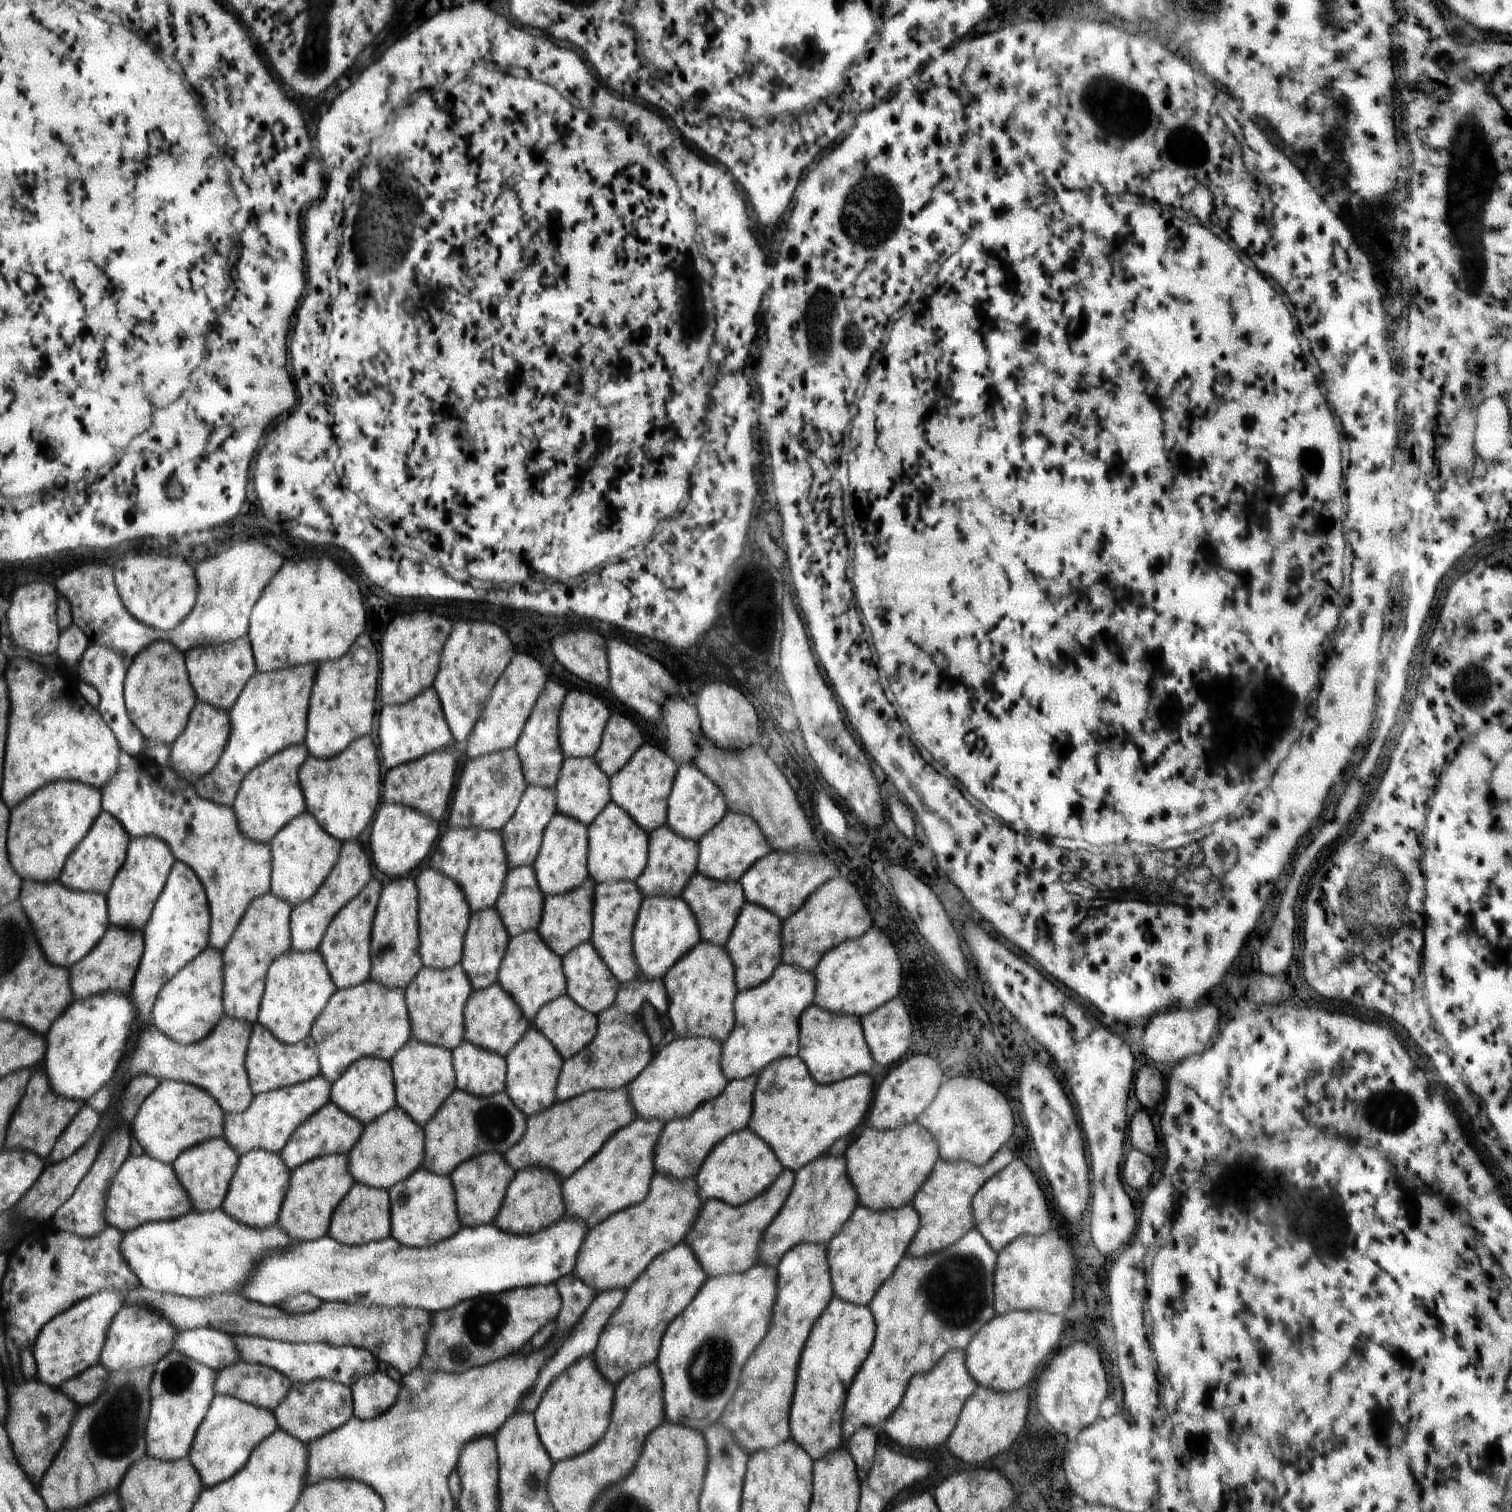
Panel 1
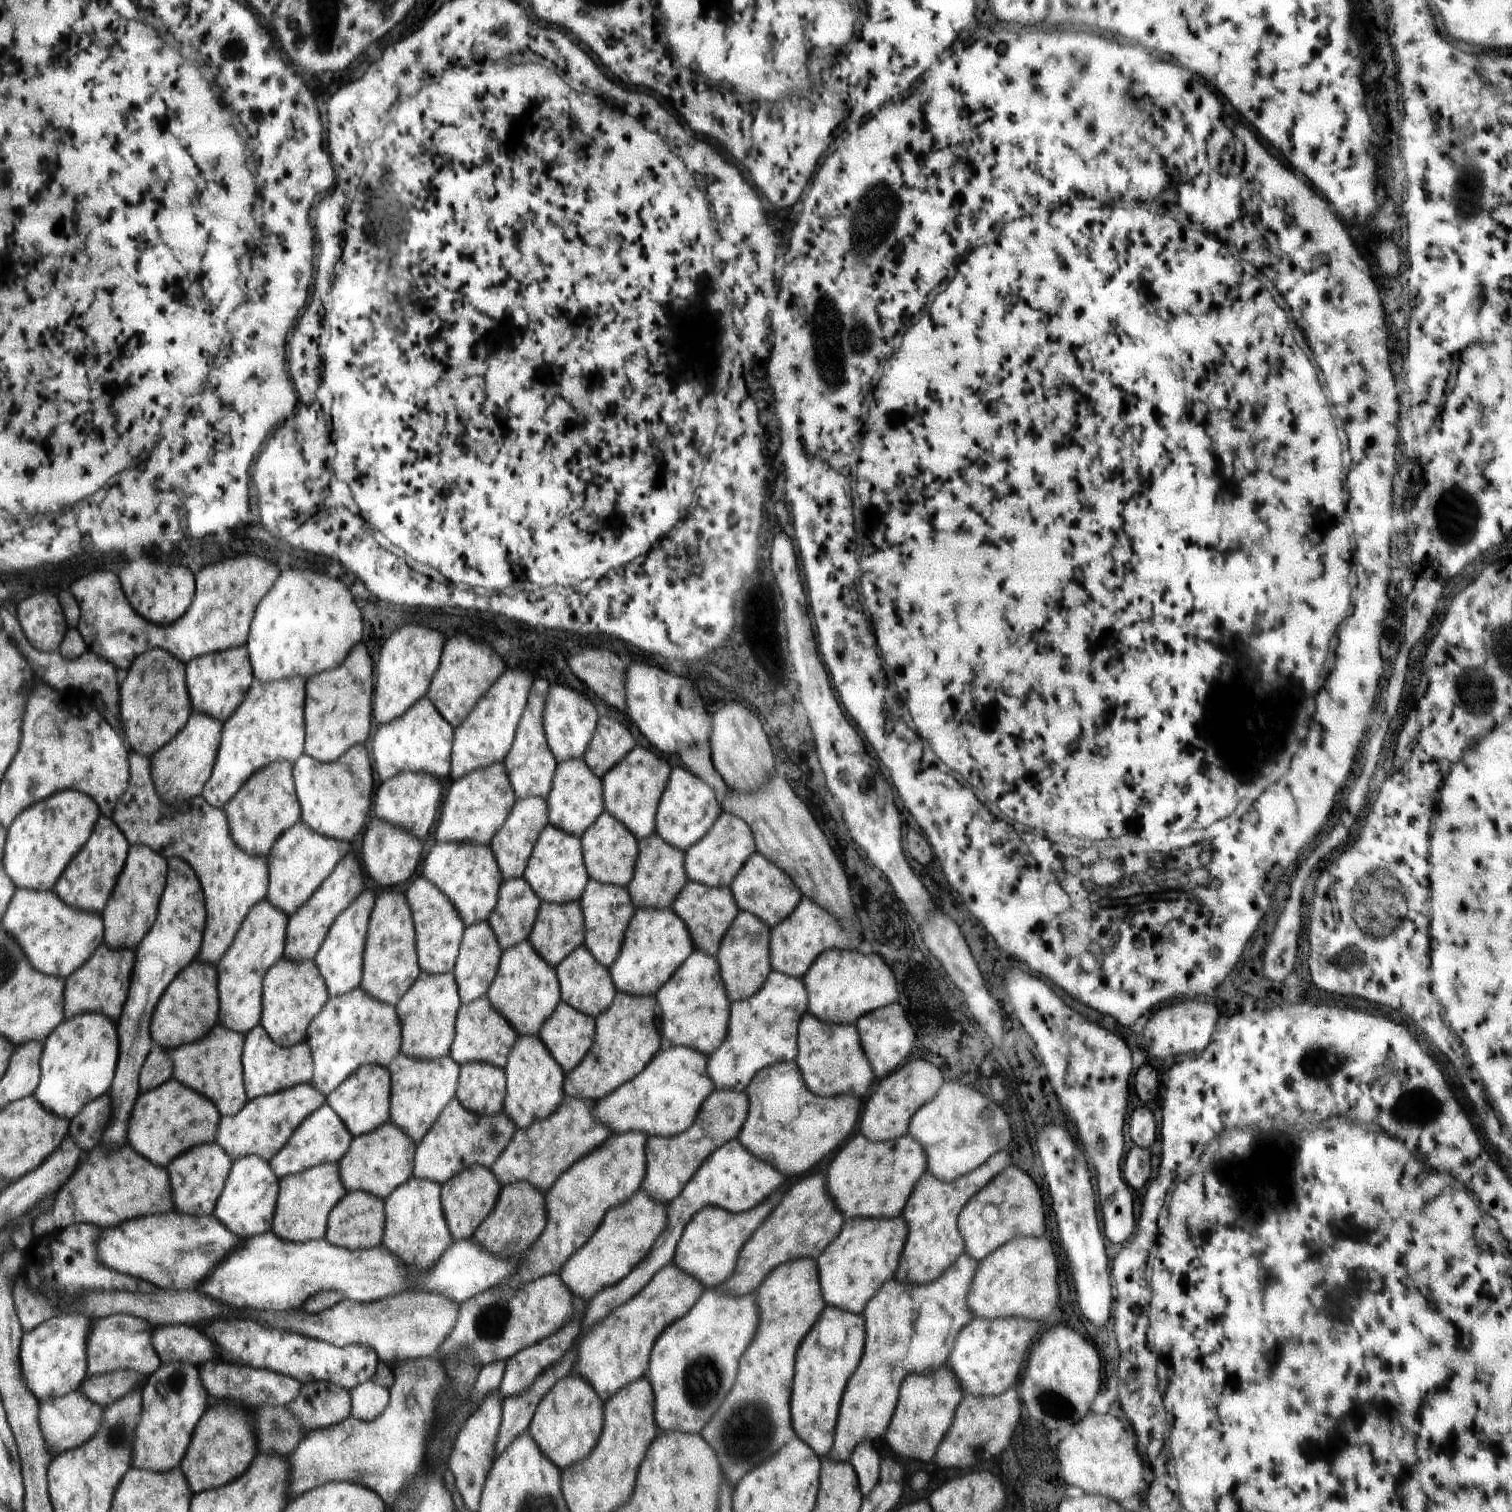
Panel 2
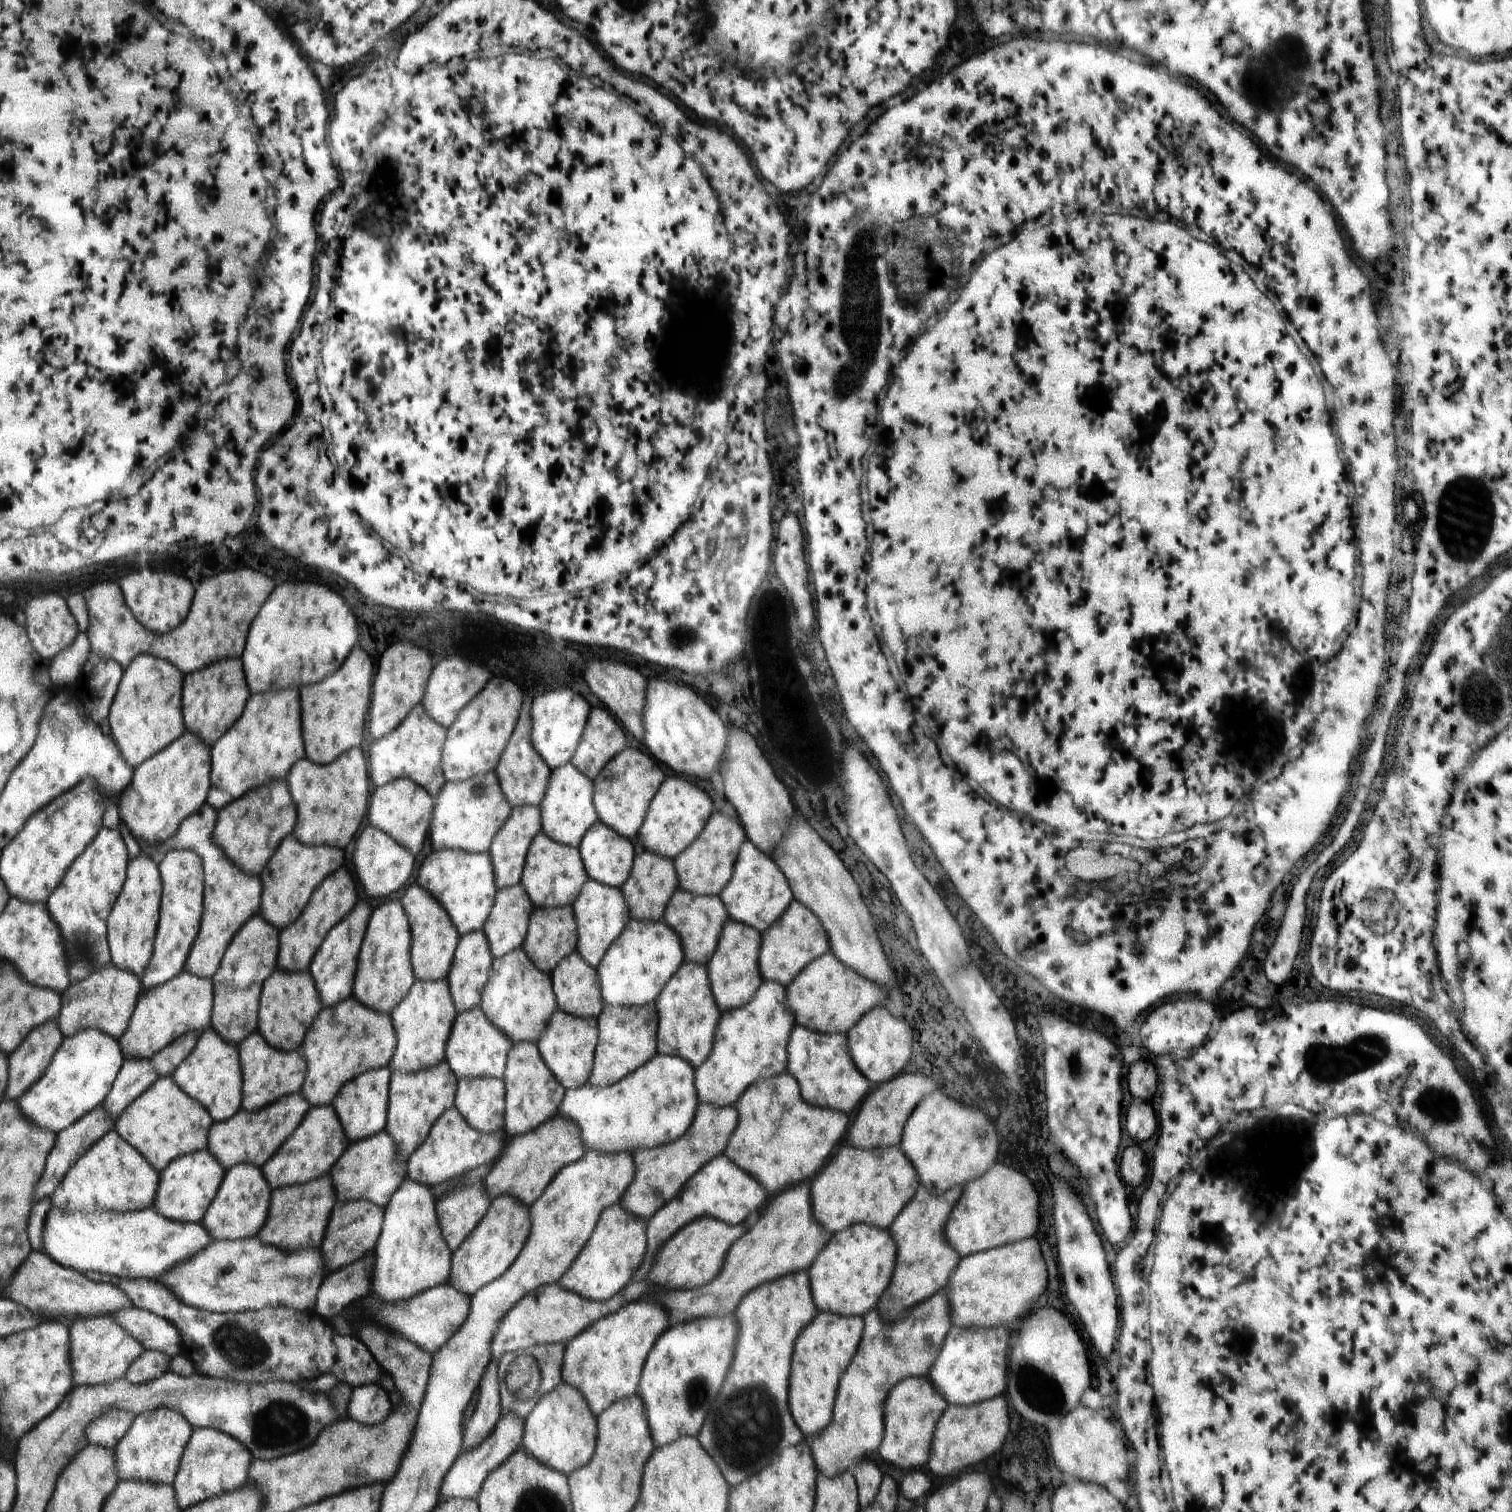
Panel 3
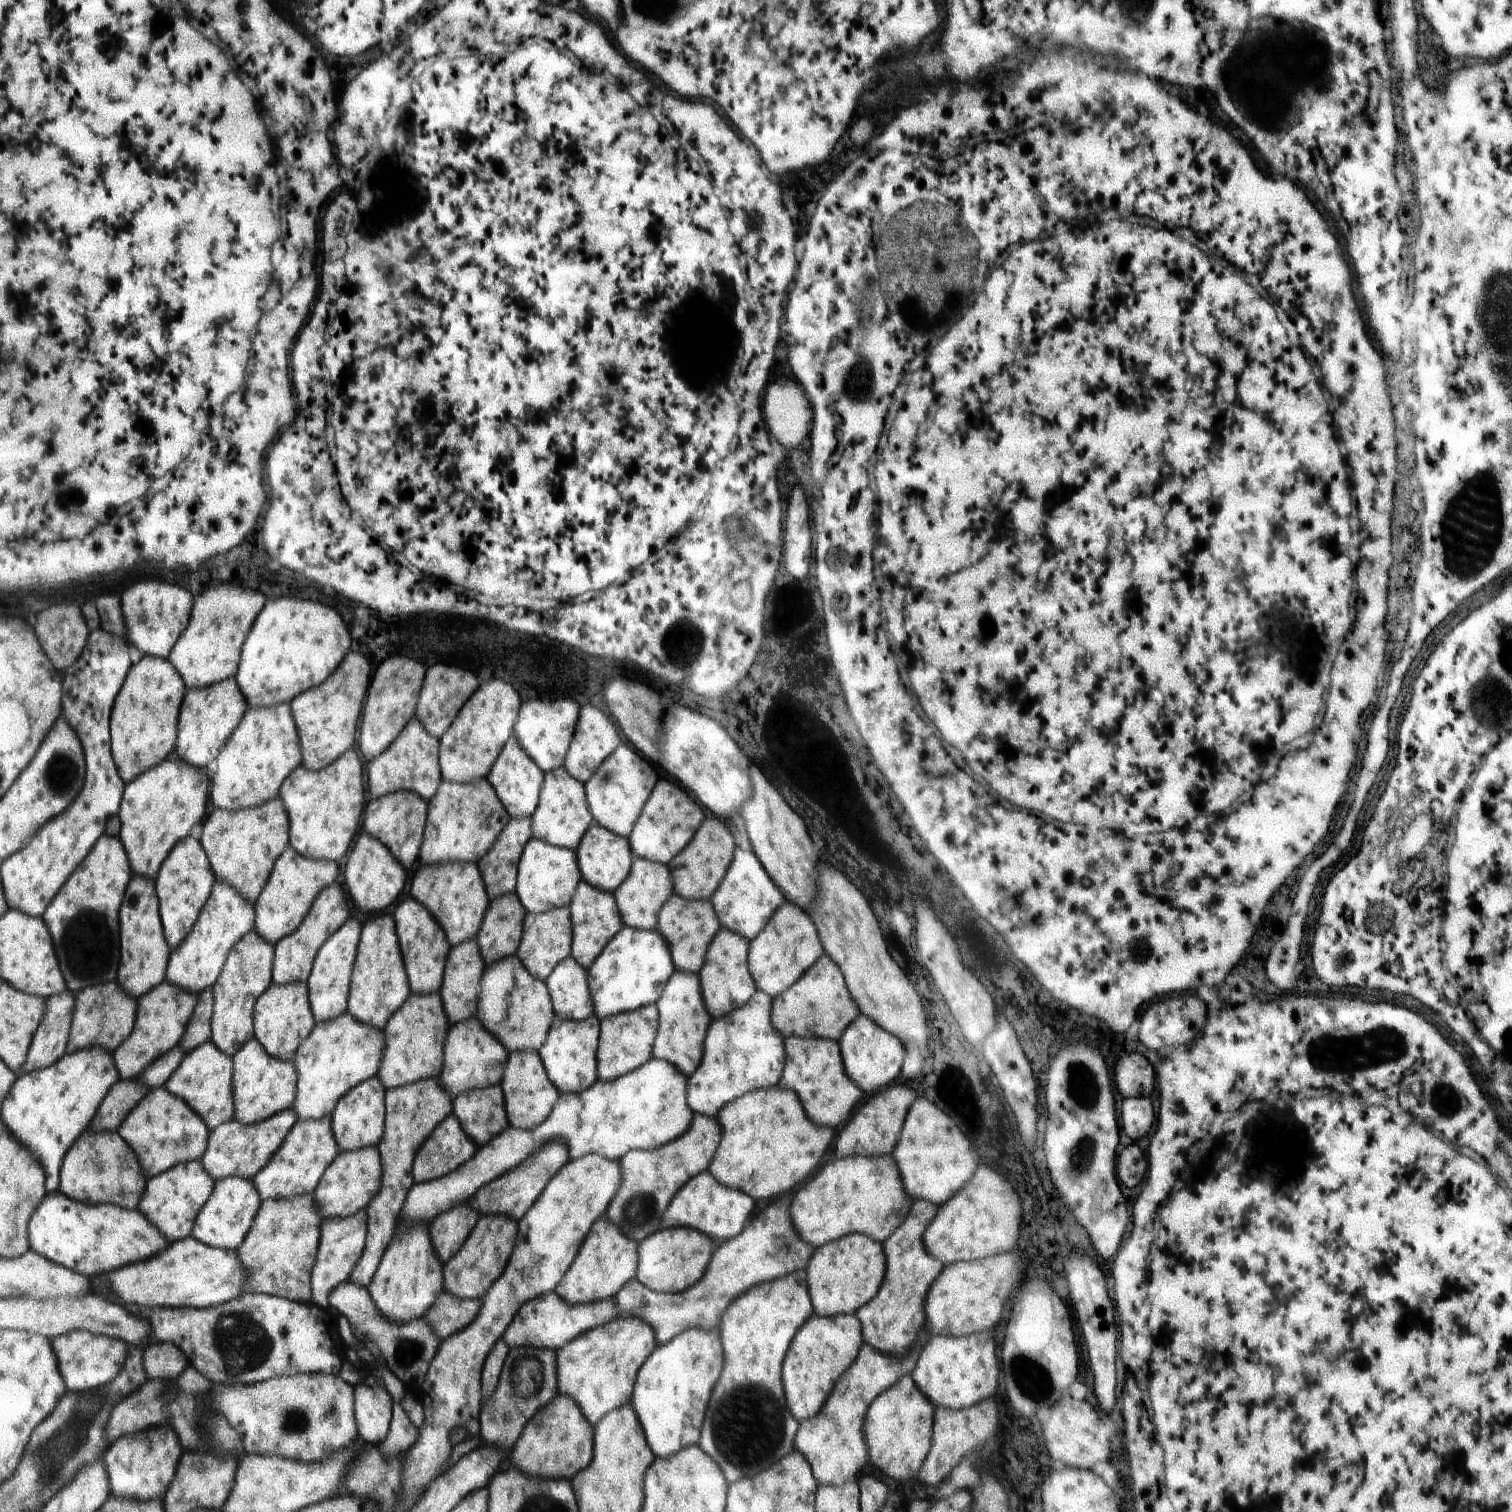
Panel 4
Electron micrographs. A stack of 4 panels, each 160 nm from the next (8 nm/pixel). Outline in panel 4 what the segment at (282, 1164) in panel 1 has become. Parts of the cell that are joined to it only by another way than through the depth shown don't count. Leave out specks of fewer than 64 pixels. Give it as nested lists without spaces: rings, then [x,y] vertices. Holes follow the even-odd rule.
[[[242,1177],[217,1180],[212,1196],[196,1218],[192,1236],[212,1247],[236,1251],[245,1242],[262,1205],[258,1188],[252,1180]]]

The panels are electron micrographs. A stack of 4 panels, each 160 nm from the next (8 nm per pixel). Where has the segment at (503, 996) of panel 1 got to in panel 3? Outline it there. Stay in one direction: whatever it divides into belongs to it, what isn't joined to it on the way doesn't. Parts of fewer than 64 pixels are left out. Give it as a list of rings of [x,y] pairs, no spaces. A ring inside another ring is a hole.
[[[478,1005],[469,1011],[457,1013],[448,1046],[445,1048],[445,1061],[459,1080],[464,1077],[500,1079],[505,1074],[505,1067],[508,1066],[508,1054],[512,1046],[509,1037],[486,1016],[486,1012]]]

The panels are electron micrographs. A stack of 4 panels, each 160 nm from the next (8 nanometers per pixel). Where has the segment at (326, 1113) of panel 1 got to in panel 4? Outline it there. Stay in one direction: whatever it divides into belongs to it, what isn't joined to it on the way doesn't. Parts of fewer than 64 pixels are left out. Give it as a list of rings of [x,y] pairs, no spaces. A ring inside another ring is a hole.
[[[331,1115],[318,1120],[298,1119],[285,1136],[282,1146],[273,1154],[270,1162],[253,1176],[252,1181],[258,1188],[263,1203],[268,1199],[291,1199],[293,1196],[310,1195],[320,1186],[321,1179],[338,1154],[340,1148],[334,1136]]]

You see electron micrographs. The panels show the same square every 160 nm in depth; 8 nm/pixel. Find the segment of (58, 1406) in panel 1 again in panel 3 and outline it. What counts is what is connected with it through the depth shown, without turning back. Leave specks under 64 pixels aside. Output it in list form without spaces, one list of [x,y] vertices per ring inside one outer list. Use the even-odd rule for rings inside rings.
[[[117,1408],[106,1411],[85,1428],[88,1445],[114,1449],[128,1432],[135,1416],[134,1413]]]

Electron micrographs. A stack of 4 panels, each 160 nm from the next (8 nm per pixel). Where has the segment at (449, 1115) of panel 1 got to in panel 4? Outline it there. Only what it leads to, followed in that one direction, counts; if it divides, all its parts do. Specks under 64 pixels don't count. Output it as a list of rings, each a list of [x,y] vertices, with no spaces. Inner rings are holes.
[[[454,1114],[448,1115],[436,1128],[432,1134],[424,1141],[418,1149],[413,1160],[413,1182],[425,1183],[441,1176],[448,1175],[449,1172],[456,1171],[458,1167],[464,1166],[466,1162],[473,1158],[479,1150],[466,1134],[462,1124]]]

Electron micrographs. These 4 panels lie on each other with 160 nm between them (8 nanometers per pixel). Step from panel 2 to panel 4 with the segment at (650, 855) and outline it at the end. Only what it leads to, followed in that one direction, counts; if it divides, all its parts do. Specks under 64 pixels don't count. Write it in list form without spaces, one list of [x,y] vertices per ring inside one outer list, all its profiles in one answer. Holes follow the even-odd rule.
[[[640,857],[633,859],[632,872],[613,892],[624,924],[635,929],[655,930],[661,908],[674,893],[673,879],[667,865],[654,863]]]

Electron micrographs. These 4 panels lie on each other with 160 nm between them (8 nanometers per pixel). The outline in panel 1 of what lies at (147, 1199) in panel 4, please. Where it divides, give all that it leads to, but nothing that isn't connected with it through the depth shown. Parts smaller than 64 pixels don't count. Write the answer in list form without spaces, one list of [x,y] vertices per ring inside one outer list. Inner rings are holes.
[[[209,1139],[197,1147],[183,1151],[172,1165],[178,1180],[193,1202],[193,1210],[199,1212],[217,1211],[224,1206],[233,1178],[241,1162],[241,1155],[225,1139]]]

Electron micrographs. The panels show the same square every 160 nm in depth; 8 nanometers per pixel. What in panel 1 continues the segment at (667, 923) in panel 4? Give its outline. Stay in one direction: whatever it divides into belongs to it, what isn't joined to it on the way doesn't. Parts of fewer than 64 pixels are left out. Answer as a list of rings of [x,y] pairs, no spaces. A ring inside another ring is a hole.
[[[695,874],[692,877],[680,898],[685,900],[693,910],[701,941],[708,941],[710,944],[719,947],[724,947],[727,943],[742,906],[748,902],[739,882],[734,882],[734,884],[722,883],[700,874]]]

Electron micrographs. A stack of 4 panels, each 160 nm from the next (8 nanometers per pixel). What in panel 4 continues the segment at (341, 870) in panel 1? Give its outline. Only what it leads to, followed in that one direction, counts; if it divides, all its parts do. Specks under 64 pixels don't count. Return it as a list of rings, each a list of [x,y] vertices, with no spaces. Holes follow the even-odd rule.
[[[331,884],[316,898],[304,922],[292,934],[285,936],[275,944],[275,959],[273,960],[273,982],[277,985],[290,983],[308,983],[313,967],[313,960],[320,947],[348,920],[348,902],[342,894],[340,884]]]

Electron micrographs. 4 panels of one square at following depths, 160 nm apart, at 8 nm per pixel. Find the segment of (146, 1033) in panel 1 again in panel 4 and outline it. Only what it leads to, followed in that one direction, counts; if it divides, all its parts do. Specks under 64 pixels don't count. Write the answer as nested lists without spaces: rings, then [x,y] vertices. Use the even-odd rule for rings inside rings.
[[[212,1040],[186,1052],[163,1086],[194,1108],[210,1131],[235,1118],[233,1057],[222,1052]]]

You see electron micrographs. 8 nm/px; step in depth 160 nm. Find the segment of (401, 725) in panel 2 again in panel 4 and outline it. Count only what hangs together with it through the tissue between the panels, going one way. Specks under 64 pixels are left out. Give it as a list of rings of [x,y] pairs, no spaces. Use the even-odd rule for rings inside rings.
[[[414,716],[414,724],[398,735],[394,748],[384,751],[376,759],[367,762],[367,775],[372,799],[397,793],[412,791],[418,793],[426,802],[434,798],[439,784],[444,782],[440,767],[440,740],[426,730],[425,726]]]

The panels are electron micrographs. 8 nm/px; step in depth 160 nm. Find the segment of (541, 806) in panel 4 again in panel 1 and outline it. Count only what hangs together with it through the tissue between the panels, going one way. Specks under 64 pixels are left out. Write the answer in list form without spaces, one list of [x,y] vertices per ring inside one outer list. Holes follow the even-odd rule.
[[[571,757],[564,761],[560,779],[557,781],[557,812],[589,826],[612,802],[610,777],[598,766],[594,758]]]

